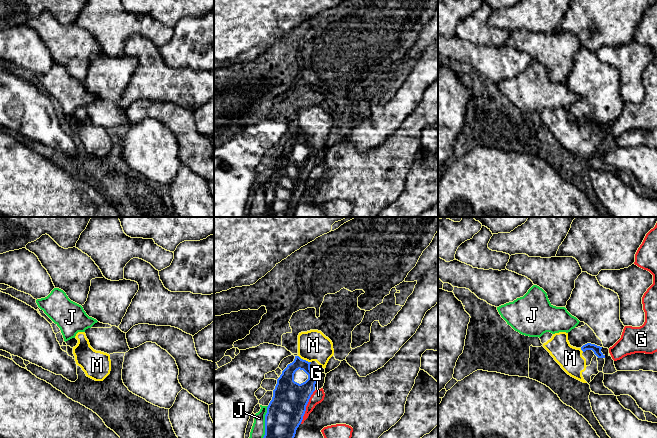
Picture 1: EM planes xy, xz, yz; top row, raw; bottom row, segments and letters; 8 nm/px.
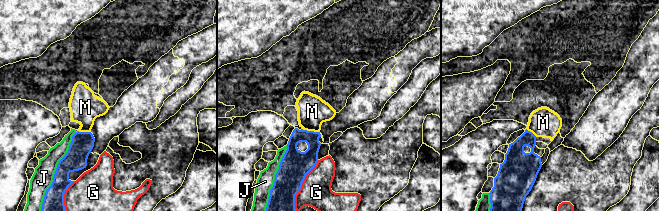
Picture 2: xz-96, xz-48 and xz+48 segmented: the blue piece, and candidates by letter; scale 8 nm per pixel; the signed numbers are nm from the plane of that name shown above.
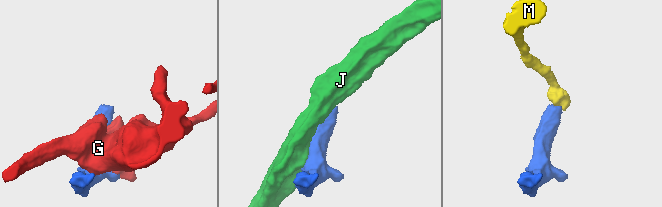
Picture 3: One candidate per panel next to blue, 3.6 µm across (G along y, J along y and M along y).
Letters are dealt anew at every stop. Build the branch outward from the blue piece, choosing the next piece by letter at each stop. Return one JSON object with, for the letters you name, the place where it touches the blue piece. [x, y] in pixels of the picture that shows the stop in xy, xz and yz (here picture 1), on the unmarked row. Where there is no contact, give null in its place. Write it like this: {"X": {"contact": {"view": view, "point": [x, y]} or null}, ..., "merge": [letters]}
{"M": {"contact": {"view": "xz", "point": [304, 136]}}, "merge": ["M"]}

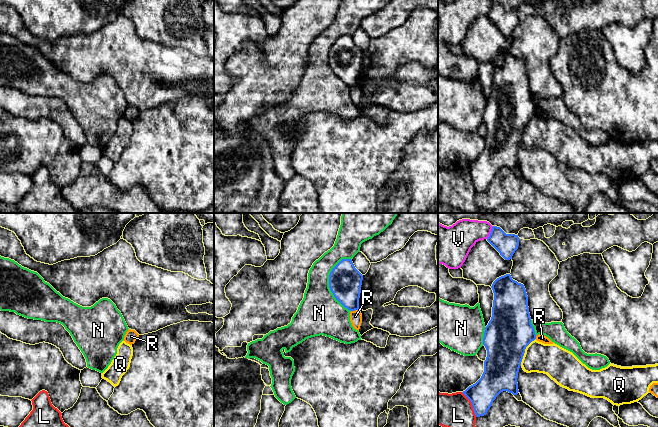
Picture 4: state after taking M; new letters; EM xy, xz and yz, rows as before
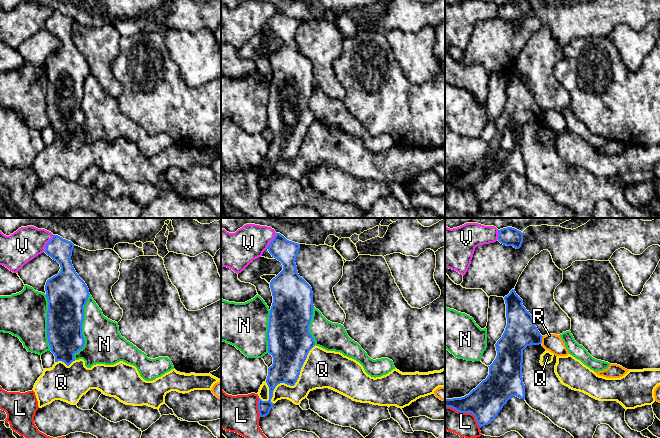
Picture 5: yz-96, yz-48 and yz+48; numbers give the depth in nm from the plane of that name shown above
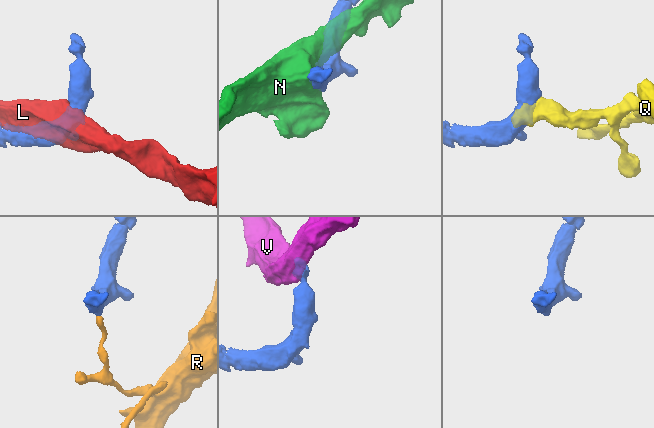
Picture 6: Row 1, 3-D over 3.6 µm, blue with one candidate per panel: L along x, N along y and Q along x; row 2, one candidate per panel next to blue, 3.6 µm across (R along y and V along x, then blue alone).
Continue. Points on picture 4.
{"merge": []}

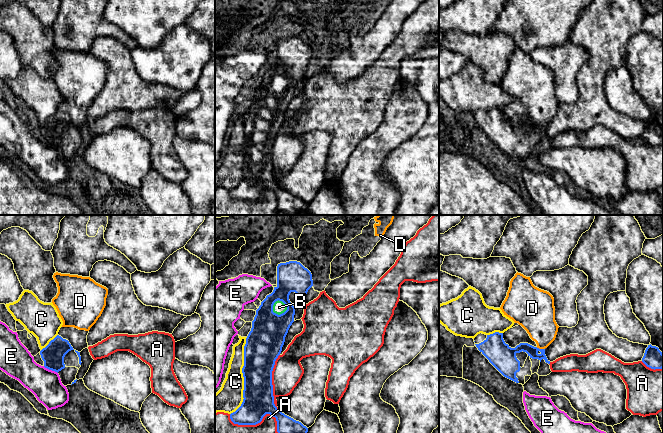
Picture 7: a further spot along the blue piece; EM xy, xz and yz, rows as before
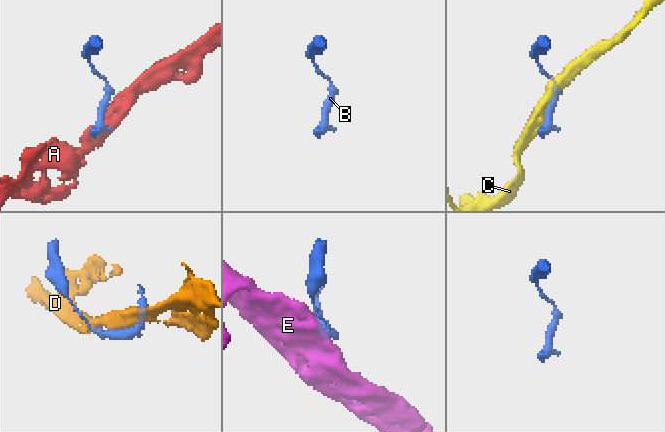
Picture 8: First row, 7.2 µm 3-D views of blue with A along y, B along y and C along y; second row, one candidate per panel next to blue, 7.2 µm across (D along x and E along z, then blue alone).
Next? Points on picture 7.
{"B": {"contact": {"view": "xz", "point": [281, 76]}}, "merge": ["B"]}

